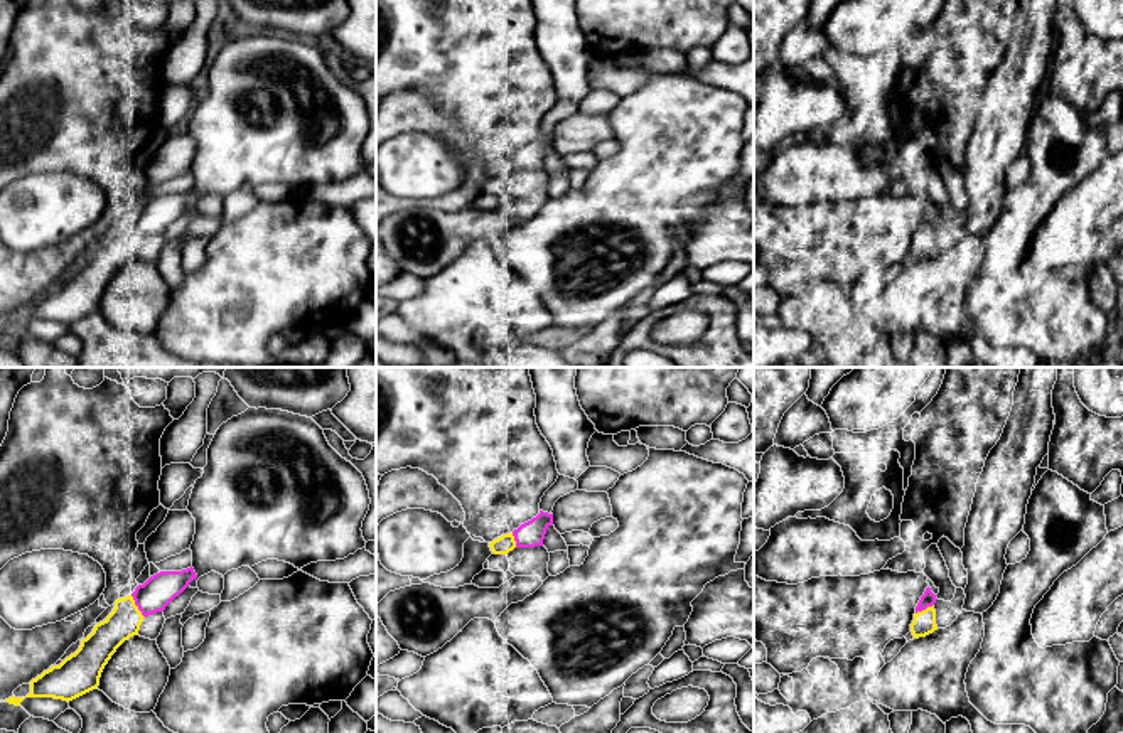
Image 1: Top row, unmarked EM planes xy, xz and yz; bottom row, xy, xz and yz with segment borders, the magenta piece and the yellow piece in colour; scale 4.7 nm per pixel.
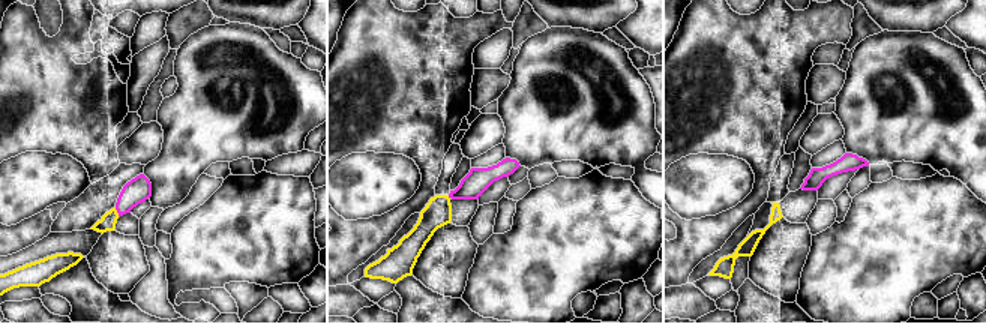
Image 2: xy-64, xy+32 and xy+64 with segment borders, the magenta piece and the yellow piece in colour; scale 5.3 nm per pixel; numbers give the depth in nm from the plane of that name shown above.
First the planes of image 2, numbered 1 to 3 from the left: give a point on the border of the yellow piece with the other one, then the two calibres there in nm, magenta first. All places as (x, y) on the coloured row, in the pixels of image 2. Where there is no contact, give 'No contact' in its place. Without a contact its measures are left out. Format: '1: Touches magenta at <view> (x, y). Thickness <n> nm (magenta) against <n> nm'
1: Touches magenta at xy-64 (117, 212). Thickness 140 nm (magenta) against 90 nm
2: No contact
3: No contact

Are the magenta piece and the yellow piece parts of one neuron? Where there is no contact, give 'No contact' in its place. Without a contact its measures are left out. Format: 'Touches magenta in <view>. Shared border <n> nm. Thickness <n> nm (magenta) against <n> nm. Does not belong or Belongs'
Touches magenta in xy. Shared border 130 nm. Thickness 160 nm (magenta) against 160 nm. Belongs

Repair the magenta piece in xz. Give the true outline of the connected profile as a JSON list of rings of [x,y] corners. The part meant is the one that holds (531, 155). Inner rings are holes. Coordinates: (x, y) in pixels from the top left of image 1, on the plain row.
[[[540,133],[536,140],[521,147],[509,157],[489,165],[489,170],[494,177],[508,177],[514,170],[535,170],[543,169],[546,152],[553,147],[553,136]]]

